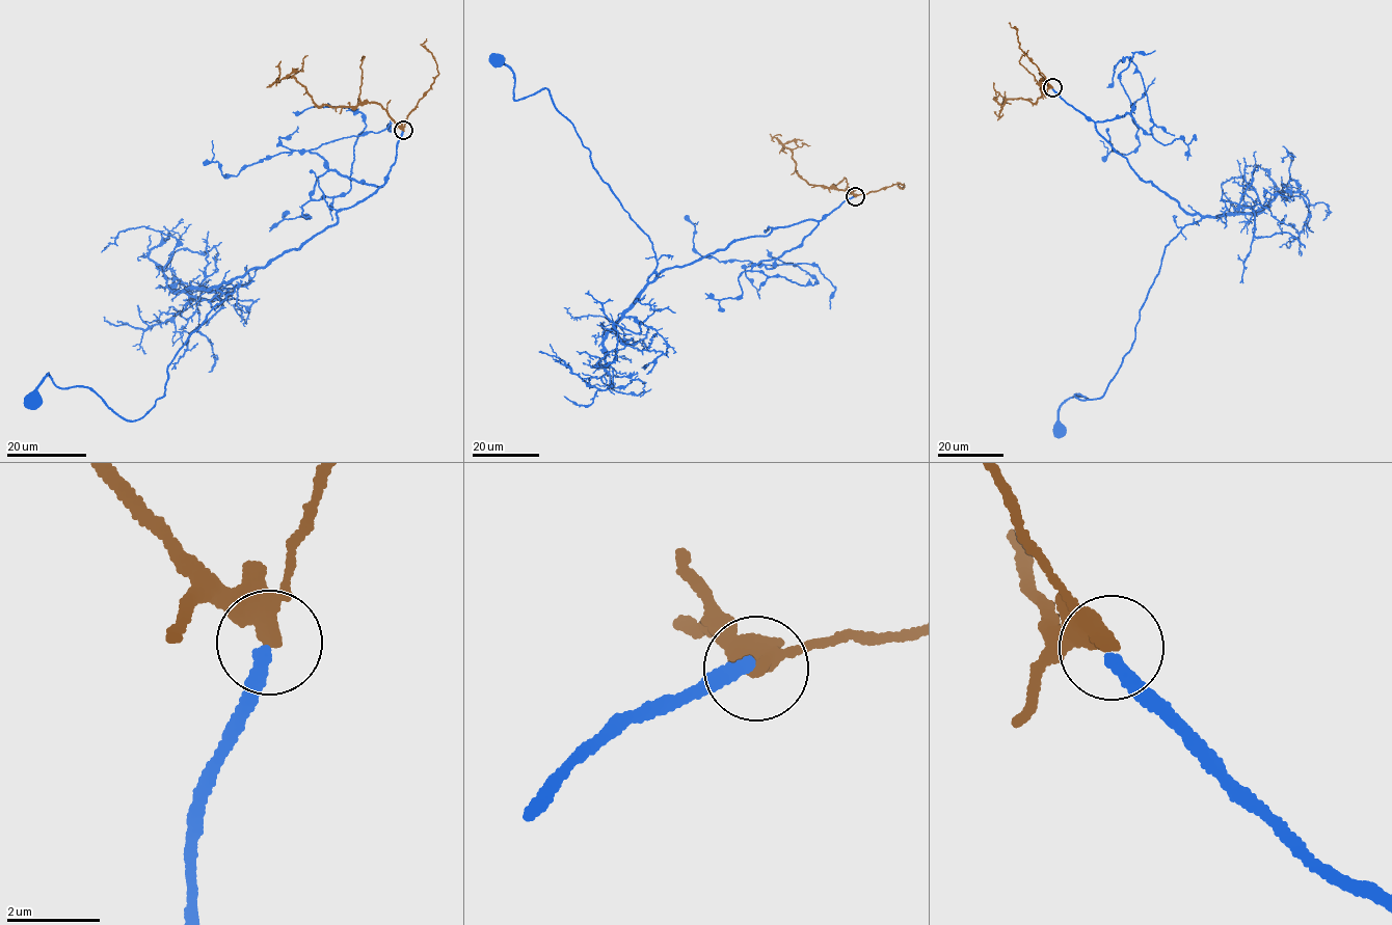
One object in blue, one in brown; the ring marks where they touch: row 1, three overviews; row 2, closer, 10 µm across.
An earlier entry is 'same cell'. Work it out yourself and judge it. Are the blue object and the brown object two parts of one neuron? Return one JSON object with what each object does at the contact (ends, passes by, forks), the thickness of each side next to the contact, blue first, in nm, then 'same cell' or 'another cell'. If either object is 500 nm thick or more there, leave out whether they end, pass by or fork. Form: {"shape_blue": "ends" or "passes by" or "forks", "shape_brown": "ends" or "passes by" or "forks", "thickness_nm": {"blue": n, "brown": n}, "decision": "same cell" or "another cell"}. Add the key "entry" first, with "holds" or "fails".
{"entry": "fails", "shape_blue": "ends", "shape_brown": "passes by", "thickness_nm": {"blue": 300, "brown": 320}, "decision": "another cell"}

